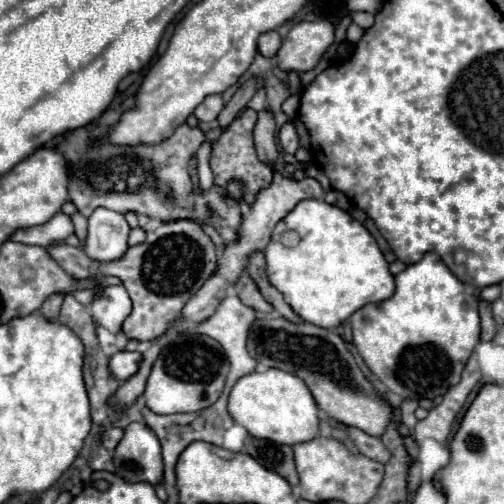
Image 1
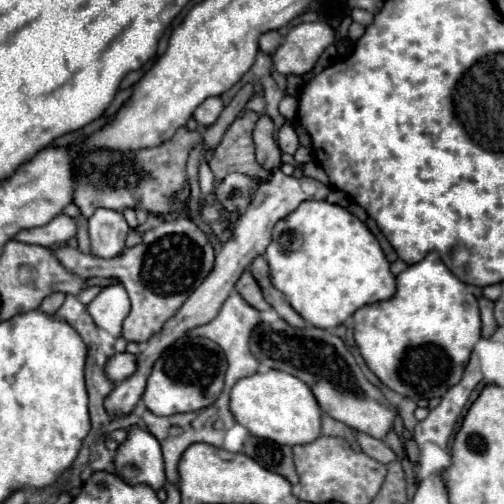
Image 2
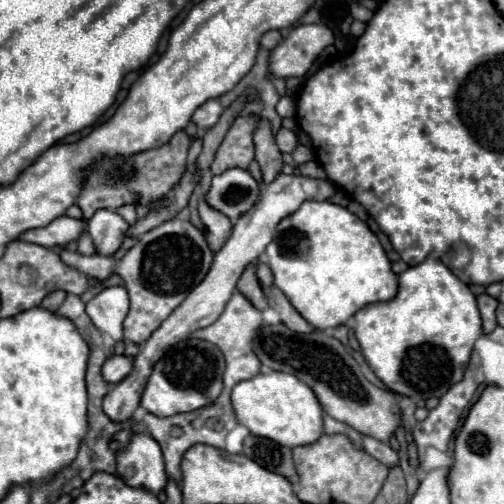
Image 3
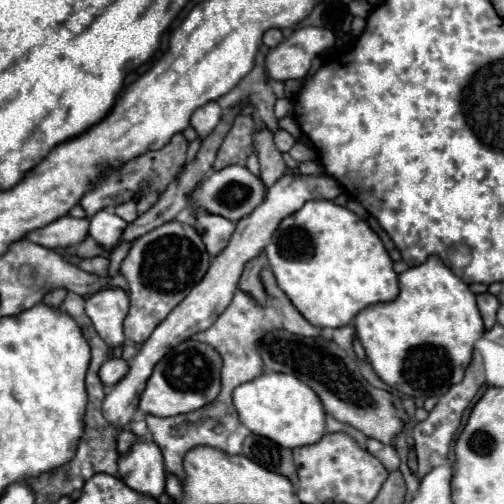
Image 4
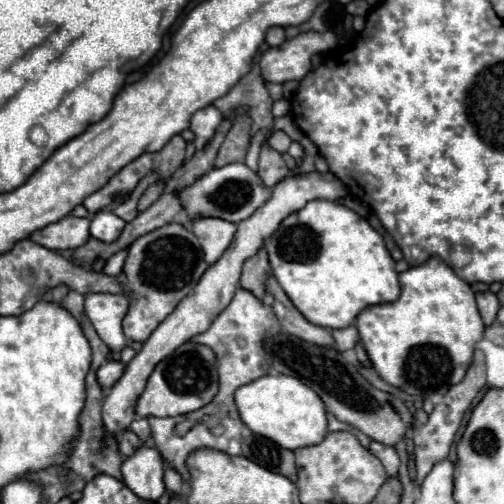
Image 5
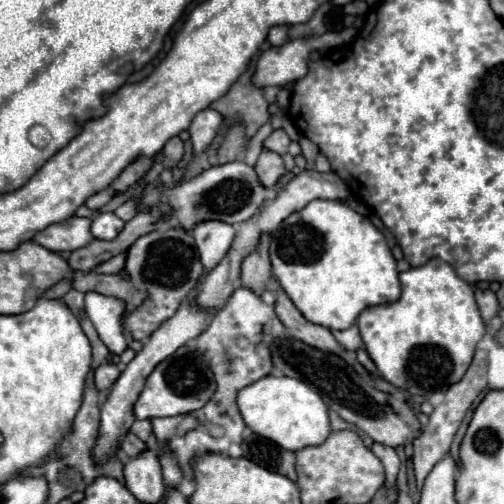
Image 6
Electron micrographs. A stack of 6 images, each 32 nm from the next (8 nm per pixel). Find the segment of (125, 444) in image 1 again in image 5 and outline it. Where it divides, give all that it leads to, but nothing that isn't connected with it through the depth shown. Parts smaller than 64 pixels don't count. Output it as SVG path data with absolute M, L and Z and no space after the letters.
M142 446L134 456L122 462L124 484L146 502L158 502L158 498L166 492L162 474L164 464L156 448Z

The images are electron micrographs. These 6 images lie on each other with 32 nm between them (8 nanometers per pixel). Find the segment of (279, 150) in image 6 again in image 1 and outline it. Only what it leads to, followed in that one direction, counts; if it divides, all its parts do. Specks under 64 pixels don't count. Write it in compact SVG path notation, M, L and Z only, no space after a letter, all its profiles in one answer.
M288 122L280 128L280 144L286 154L294 154L298 150L298 134L294 128L294 122Z

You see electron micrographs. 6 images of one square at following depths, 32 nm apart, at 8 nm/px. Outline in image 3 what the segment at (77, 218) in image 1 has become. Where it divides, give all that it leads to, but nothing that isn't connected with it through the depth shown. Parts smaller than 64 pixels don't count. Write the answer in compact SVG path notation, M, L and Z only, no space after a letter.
M84 232L82 238L78 240L78 252L84 254L84 256L92 256L92 254L96 254L96 246L94 246L92 238L88 236L88 232Z

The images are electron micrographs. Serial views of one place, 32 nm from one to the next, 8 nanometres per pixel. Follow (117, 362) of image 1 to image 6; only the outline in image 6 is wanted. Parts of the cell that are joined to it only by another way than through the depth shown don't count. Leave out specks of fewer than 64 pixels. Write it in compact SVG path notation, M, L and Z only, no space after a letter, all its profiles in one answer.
M102 364L102 366L98 366L96 372L94 372L94 386L96 386L96 390L100 390L100 392L110 390L118 376L120 376L120 366L116 366L116 364Z

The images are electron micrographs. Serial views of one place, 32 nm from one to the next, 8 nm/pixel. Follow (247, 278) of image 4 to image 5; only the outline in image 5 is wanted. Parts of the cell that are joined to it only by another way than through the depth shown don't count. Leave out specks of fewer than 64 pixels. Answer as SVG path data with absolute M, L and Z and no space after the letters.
M262 246L252 258L248 258L244 262L240 286L246 288L246 290L250 290L254 296L258 296L262 300L264 298L264 292L266 292L268 272L270 272L268 252L266 252L266 246Z

